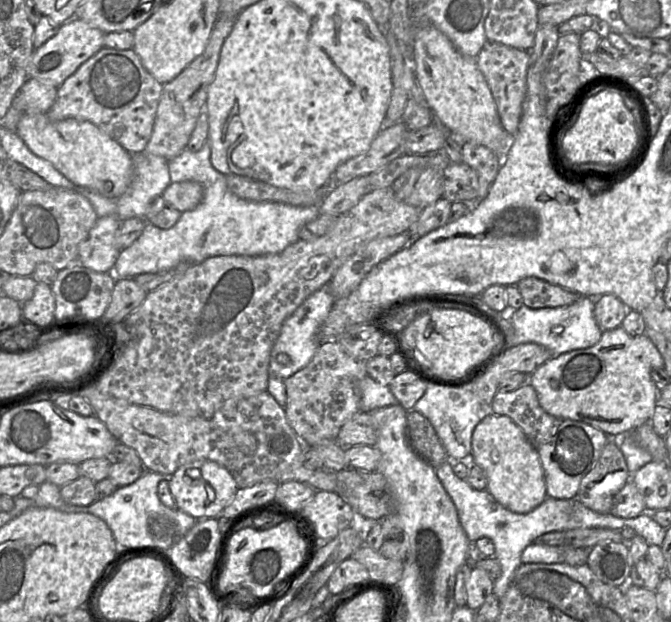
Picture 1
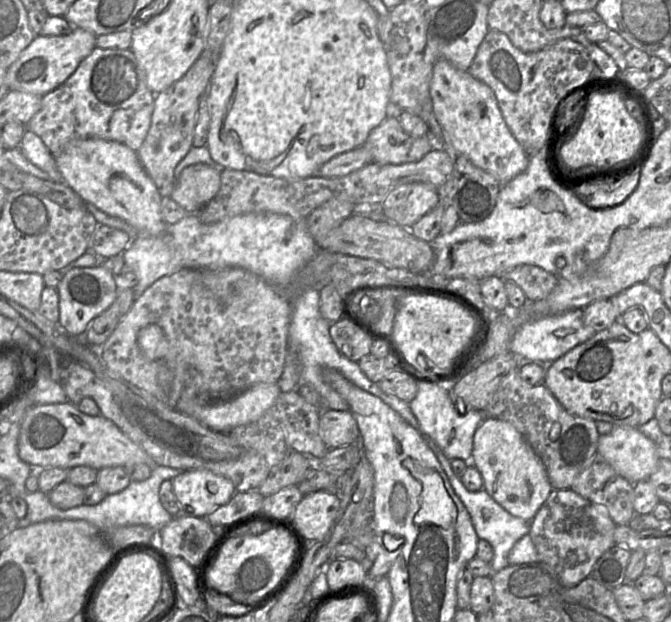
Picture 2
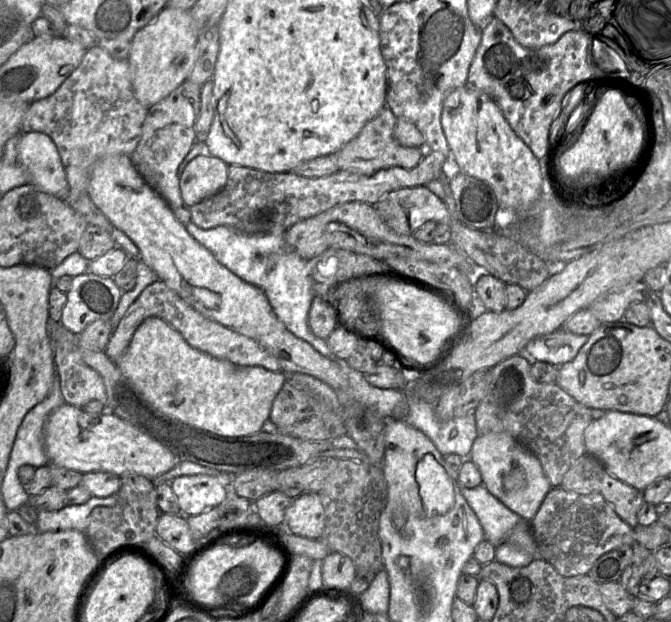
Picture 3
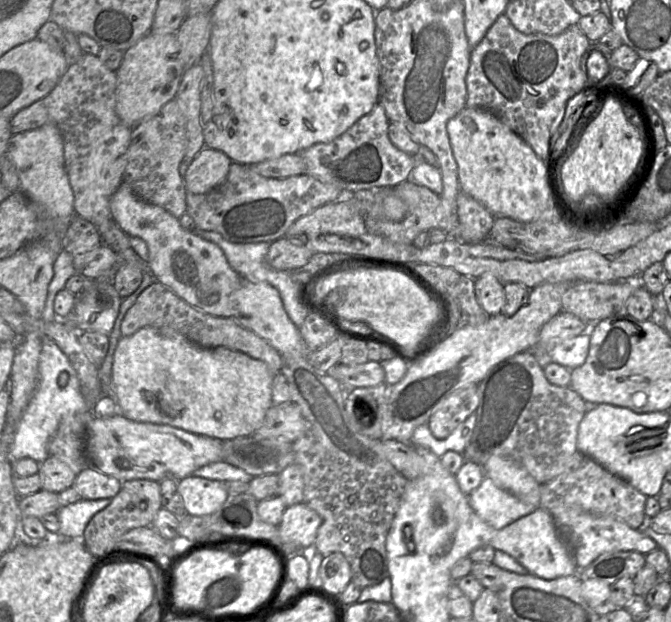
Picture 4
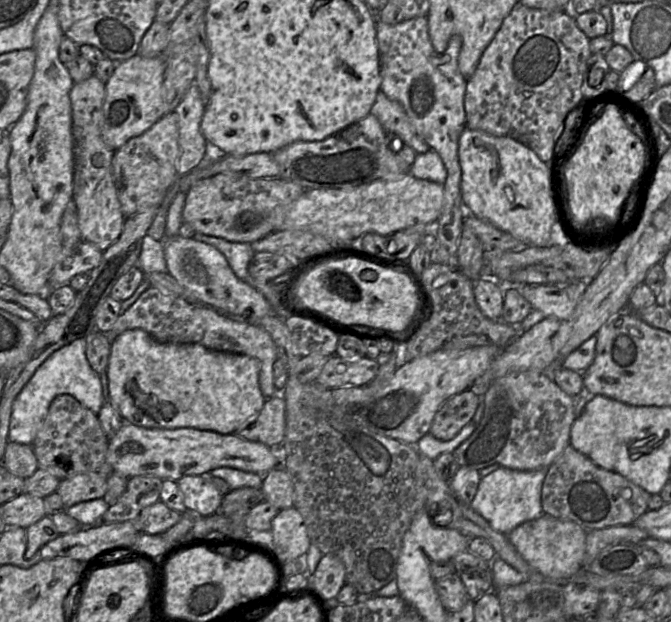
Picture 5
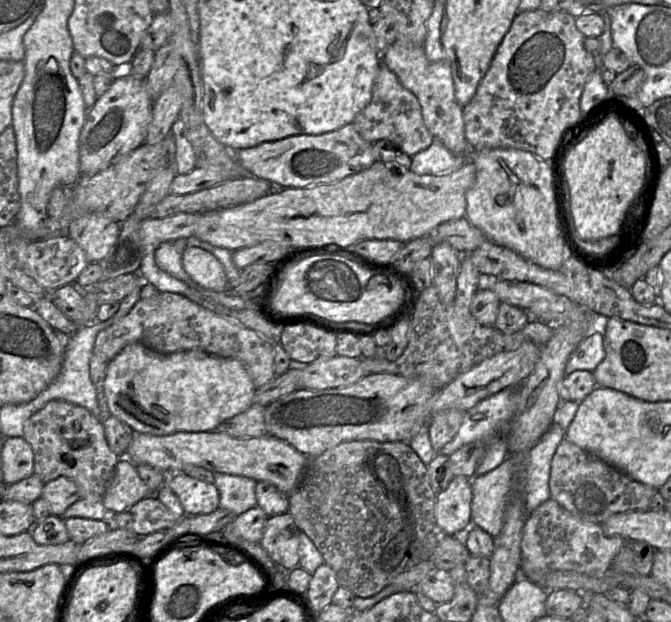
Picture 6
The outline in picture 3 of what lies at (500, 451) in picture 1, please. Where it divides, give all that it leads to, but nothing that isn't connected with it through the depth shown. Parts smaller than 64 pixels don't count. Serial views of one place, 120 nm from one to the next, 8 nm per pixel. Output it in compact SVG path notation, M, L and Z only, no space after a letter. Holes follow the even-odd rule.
M506 432L478 435L467 459L480 470L488 491L523 520L530 522L534 518L552 489L536 455Z

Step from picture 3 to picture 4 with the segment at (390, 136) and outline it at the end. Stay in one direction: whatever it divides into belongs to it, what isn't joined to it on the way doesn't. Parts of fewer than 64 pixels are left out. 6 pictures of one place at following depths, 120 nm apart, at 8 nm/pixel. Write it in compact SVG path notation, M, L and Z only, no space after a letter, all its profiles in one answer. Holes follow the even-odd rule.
M379 102L370 113L362 116L347 131L329 143L317 143L300 153L306 164L306 174L314 176L322 182L336 185L345 193L358 191L380 191L409 180L411 172L419 160L396 148L388 137L390 121Z

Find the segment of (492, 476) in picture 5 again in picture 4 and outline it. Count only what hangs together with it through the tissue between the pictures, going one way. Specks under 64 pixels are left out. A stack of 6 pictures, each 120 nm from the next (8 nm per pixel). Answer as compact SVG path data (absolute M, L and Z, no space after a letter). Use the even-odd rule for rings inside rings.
M487 476L468 499L477 515L495 529L502 529L538 509L499 488Z

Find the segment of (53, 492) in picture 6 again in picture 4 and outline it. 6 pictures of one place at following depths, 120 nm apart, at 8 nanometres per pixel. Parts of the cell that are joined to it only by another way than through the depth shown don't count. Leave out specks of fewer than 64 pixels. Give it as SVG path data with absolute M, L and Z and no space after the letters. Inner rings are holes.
M93 466L86 467L77 474L71 487L81 495L82 499L112 499L117 495L122 481L106 475Z

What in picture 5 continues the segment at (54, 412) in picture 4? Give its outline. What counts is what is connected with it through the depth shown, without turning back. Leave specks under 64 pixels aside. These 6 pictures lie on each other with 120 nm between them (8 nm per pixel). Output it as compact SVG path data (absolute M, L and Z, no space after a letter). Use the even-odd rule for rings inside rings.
M80 338L49 355L36 369L12 405L8 442L32 445L47 416L53 399L69 394L82 405L98 414L104 404L100 374L95 372L86 358L86 338Z

